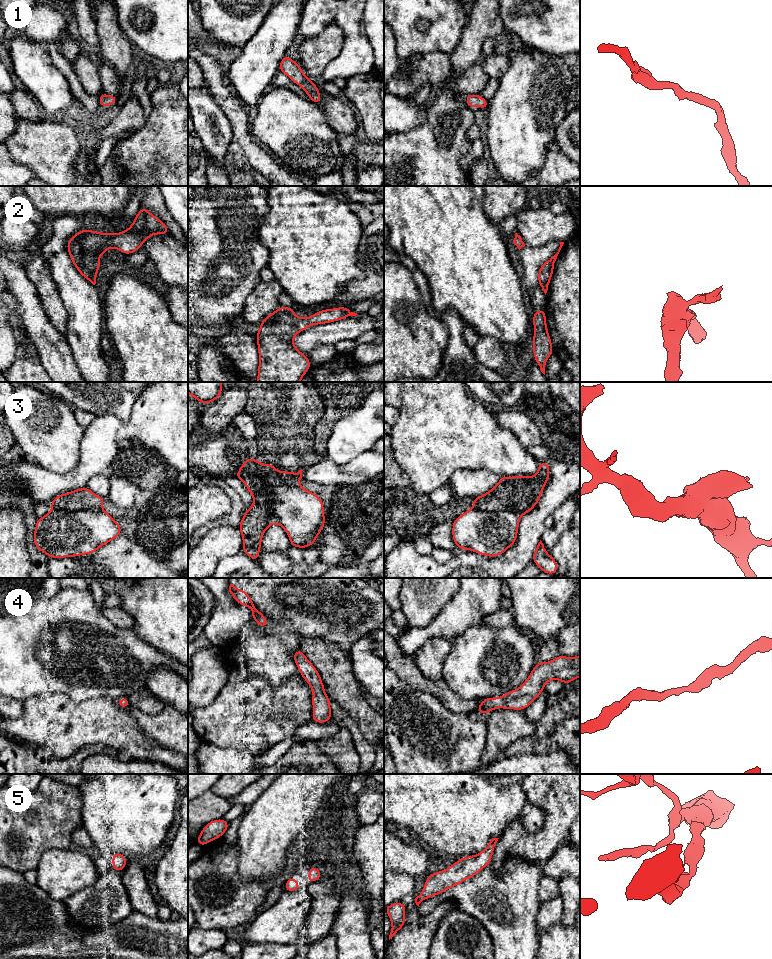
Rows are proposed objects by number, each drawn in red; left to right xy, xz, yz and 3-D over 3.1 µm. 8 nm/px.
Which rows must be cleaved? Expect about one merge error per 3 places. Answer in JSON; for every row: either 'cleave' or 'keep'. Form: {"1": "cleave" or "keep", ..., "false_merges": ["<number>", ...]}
{"1": "keep", "2": "keep", "3": "cleave", "4": "keep", "5": "keep", "false_merges": ["3"]}

